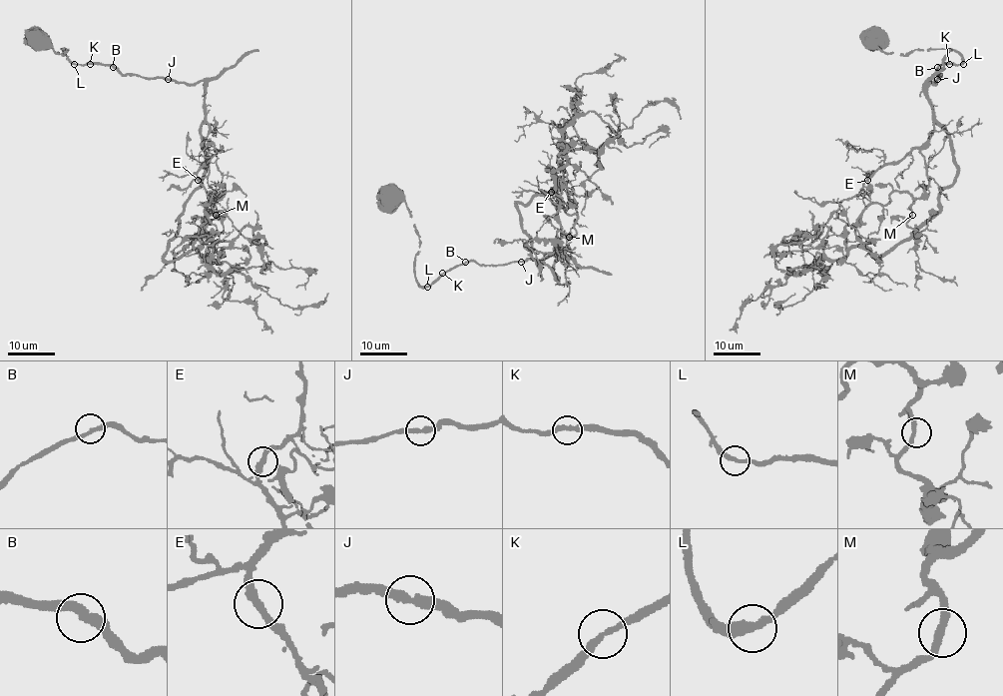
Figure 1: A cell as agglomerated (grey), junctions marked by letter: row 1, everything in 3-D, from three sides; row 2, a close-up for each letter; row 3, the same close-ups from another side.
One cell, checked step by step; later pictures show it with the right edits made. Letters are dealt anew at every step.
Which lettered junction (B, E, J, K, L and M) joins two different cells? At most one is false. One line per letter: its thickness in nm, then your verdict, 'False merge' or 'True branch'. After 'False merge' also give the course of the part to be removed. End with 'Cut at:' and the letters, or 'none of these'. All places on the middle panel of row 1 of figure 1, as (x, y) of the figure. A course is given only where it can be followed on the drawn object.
B: Thickness 300 nm. True branch
E: Thickness 320 nm. True branch
J: Thickness 280 nm. True branch
K: Thickness 280 nm. True branch
L: Thickness 300 nm. True branch
M: Thickness 280 nm. True branch
Cut at: none of these

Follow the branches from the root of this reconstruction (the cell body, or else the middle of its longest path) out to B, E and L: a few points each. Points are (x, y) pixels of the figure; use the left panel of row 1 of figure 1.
B: (39, 35), (57, 53), (62, 55), (66, 49), (62, 49), (72, 62), (109, 64), (113, 67)
E: (39, 35), (76, 64), (202, 81), (209, 135), (198, 180)
L: (39, 35), (57, 53), (62, 55), (66, 49), (62, 49), (75, 64)

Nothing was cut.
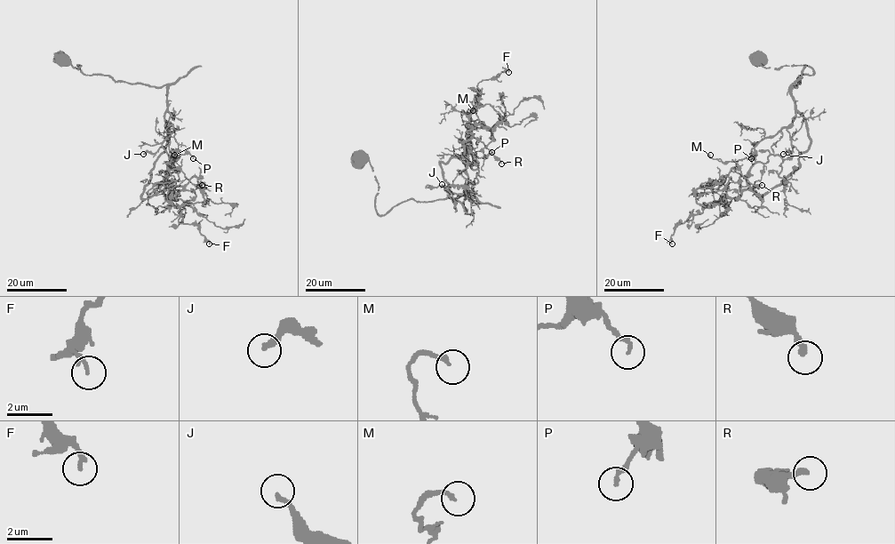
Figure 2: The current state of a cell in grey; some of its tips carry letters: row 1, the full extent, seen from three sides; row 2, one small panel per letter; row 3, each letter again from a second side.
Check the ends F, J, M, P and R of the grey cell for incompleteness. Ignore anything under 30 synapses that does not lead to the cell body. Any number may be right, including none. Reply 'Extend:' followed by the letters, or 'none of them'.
Extend: J

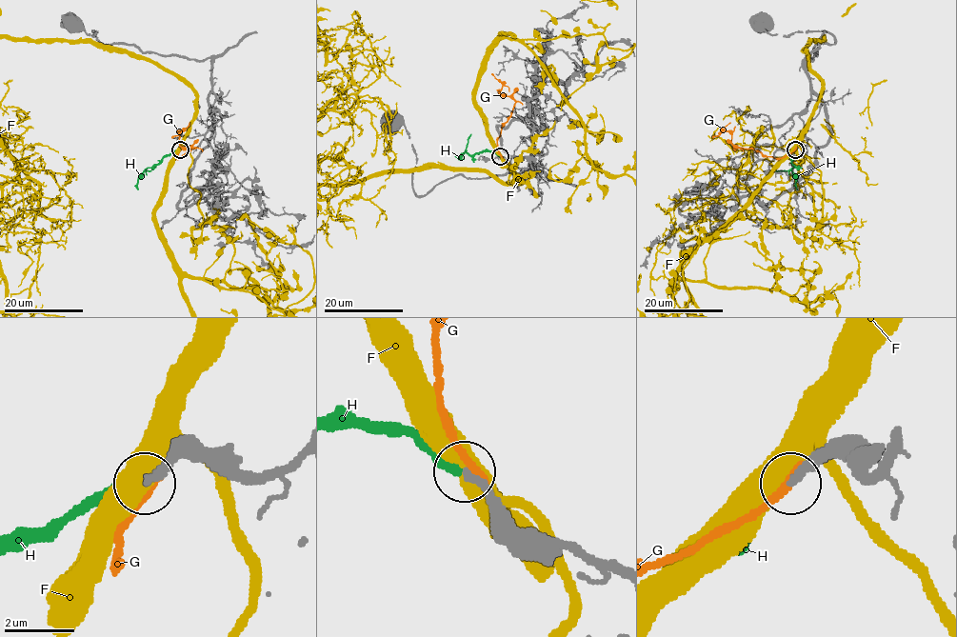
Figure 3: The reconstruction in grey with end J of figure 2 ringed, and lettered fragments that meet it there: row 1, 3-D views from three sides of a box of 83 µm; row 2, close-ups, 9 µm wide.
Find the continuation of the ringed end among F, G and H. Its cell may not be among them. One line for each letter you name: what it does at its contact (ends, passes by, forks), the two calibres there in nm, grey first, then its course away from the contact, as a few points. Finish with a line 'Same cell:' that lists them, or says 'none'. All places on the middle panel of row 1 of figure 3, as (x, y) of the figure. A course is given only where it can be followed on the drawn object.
H: it ends there; 240 nm thick on the grey side, 240 nm on the other; it runs (499, 156), (481, 151), (473, 154), (465, 152), (458, 158)
Same cell: H

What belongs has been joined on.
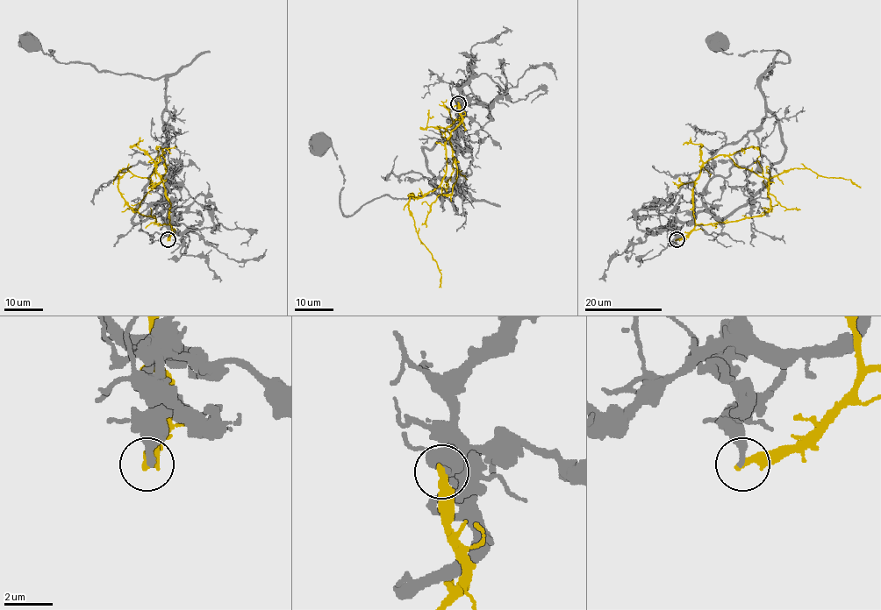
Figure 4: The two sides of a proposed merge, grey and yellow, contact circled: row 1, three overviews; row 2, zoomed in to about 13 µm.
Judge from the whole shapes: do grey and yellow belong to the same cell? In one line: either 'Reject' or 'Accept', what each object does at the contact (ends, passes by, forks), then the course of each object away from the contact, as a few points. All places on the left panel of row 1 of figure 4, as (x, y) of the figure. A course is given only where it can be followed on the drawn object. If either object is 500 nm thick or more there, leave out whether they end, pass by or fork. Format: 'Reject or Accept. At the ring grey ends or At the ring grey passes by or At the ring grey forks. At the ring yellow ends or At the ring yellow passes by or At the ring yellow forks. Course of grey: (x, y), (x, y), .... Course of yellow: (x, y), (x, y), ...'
Reject. At the ring grey ends. At the ring yellow ends. Course of grey: (168, 240), (173, 222), (156, 210), (167, 185), (160, 150), (168, 140), (165, 79), (61, 63), (31, 40). Course of yellow: (168, 240), (169, 224), (135, 212), (122, 195), (118, 175), (125, 167), (151, 179), (151, 186)

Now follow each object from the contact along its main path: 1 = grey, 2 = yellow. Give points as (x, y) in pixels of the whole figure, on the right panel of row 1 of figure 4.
1: (676, 240), (713, 175), (707, 163), (755, 129), (760, 79), (789, 59), (727, 53), (719, 40)
2: (676, 240), (697, 224), (762, 216), (770, 207), (769, 181), (796, 167), (861, 186)

